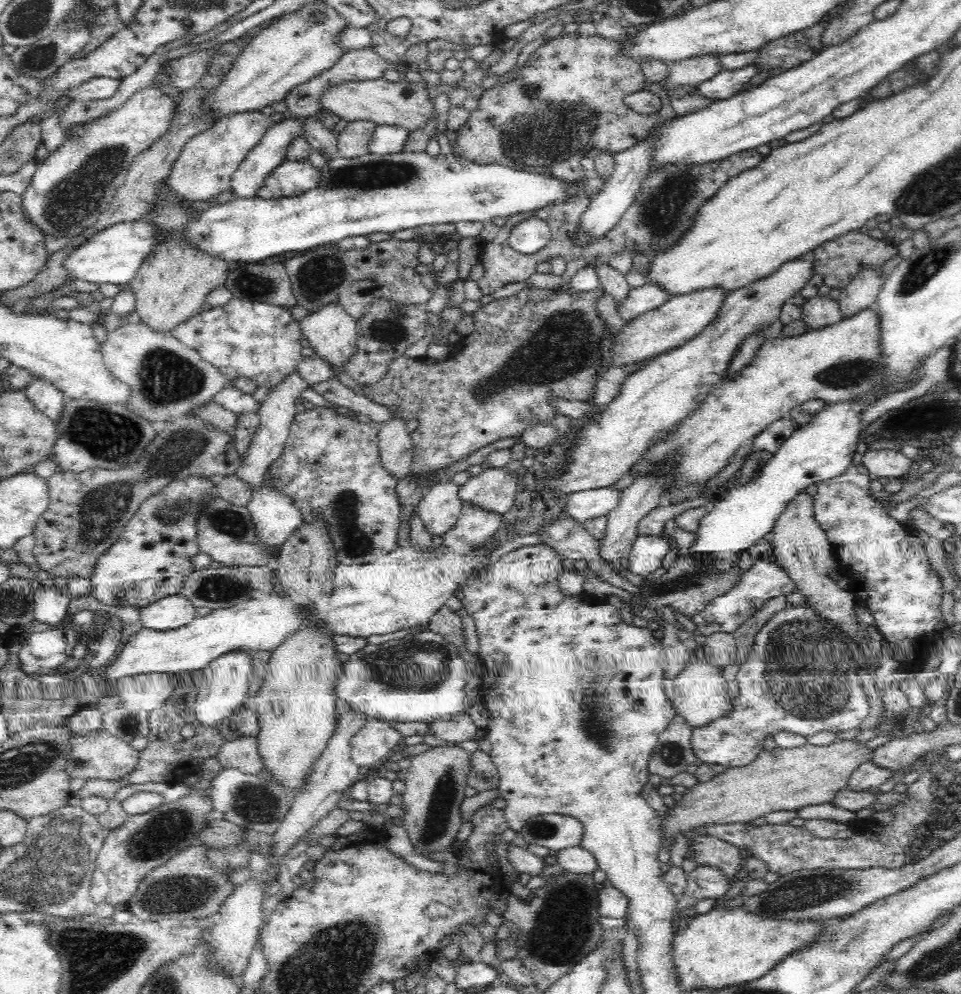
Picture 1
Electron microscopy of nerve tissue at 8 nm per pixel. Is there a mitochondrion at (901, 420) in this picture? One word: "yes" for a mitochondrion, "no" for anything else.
no

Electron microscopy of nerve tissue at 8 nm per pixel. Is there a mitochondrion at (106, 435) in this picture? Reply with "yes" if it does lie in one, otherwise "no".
yes

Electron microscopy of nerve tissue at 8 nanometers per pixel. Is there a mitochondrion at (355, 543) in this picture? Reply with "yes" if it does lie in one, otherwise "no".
yes

